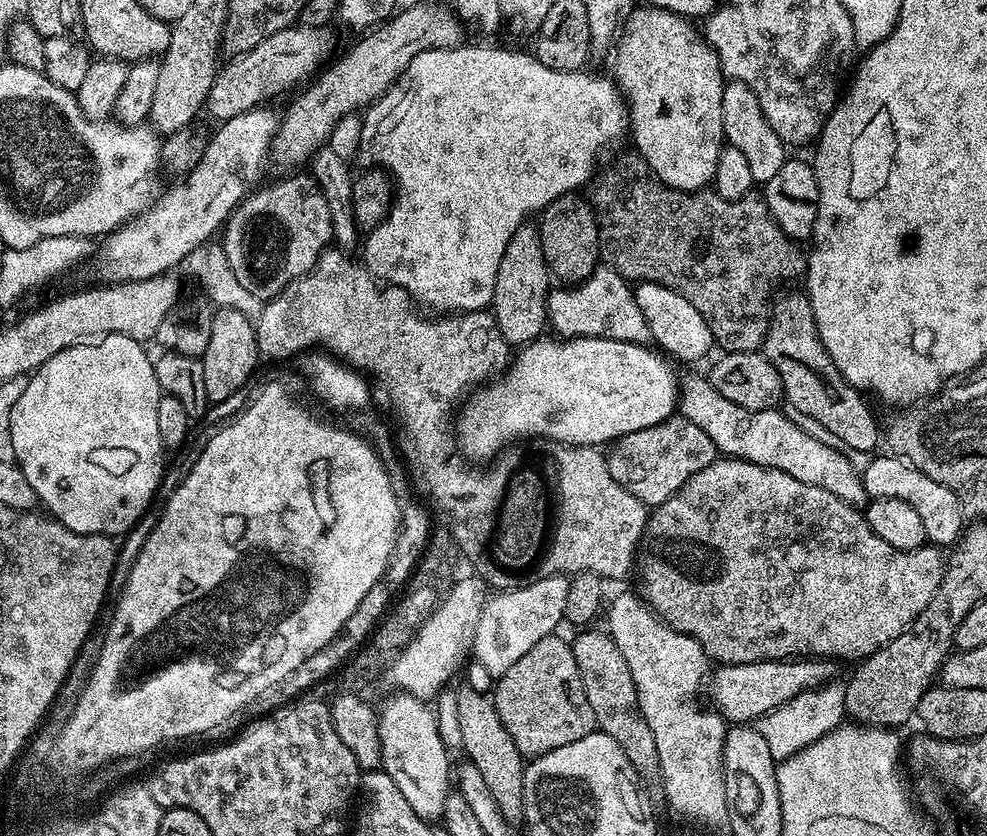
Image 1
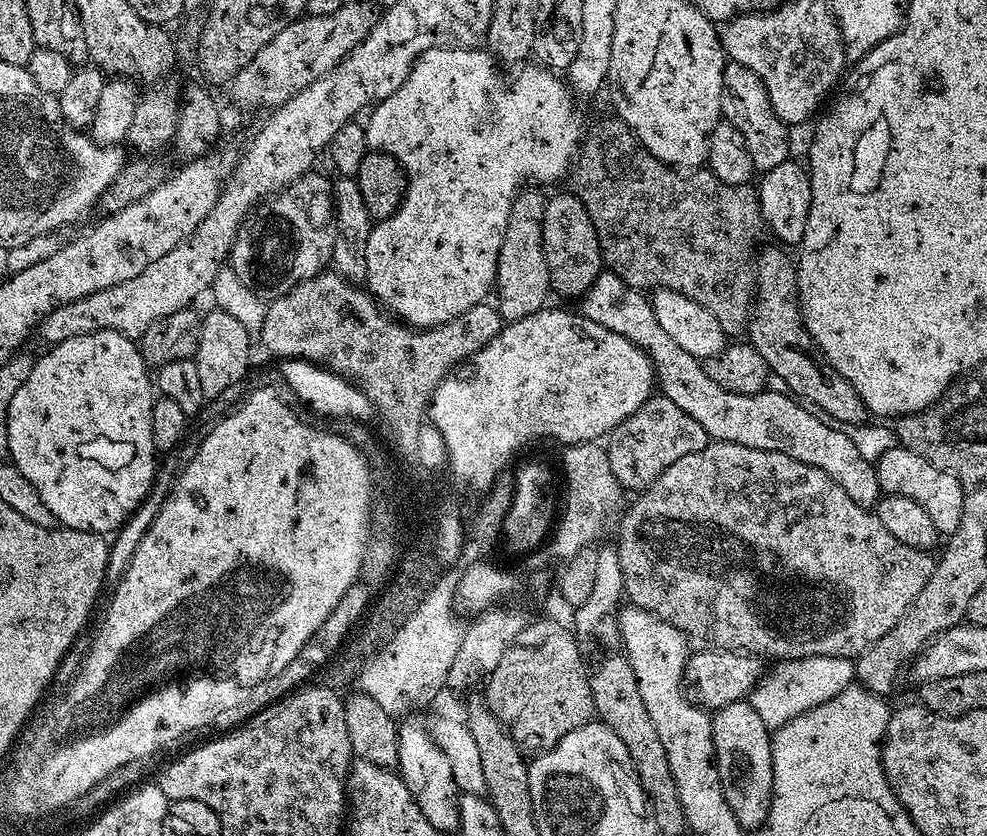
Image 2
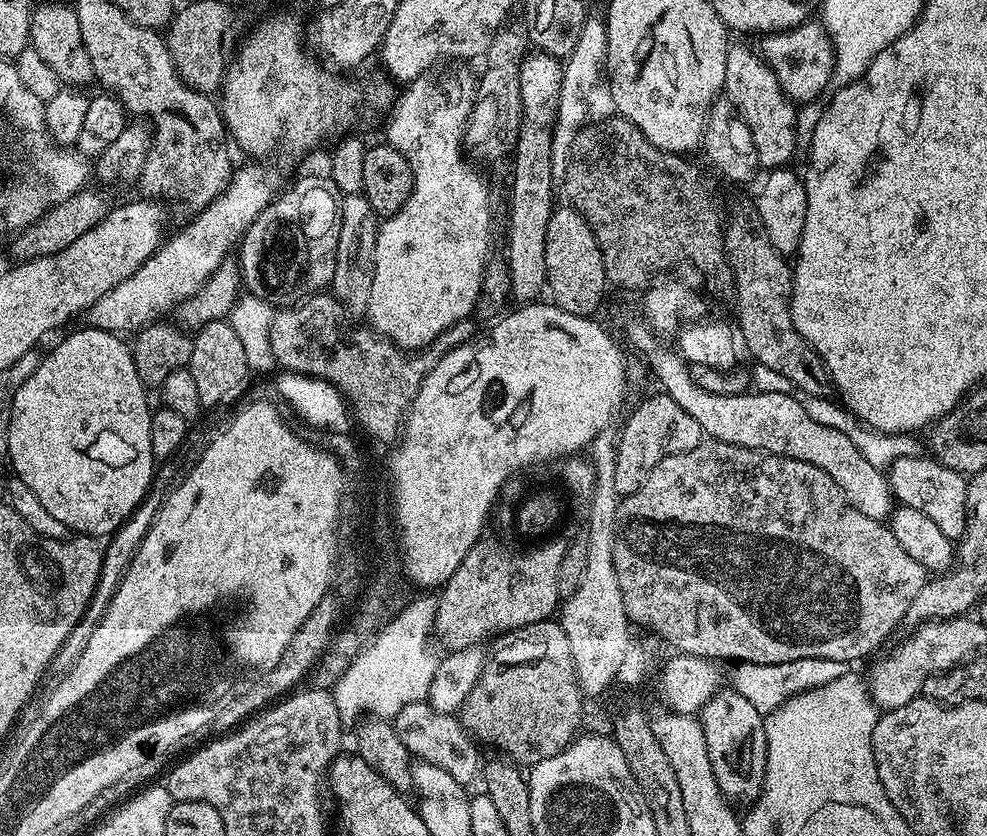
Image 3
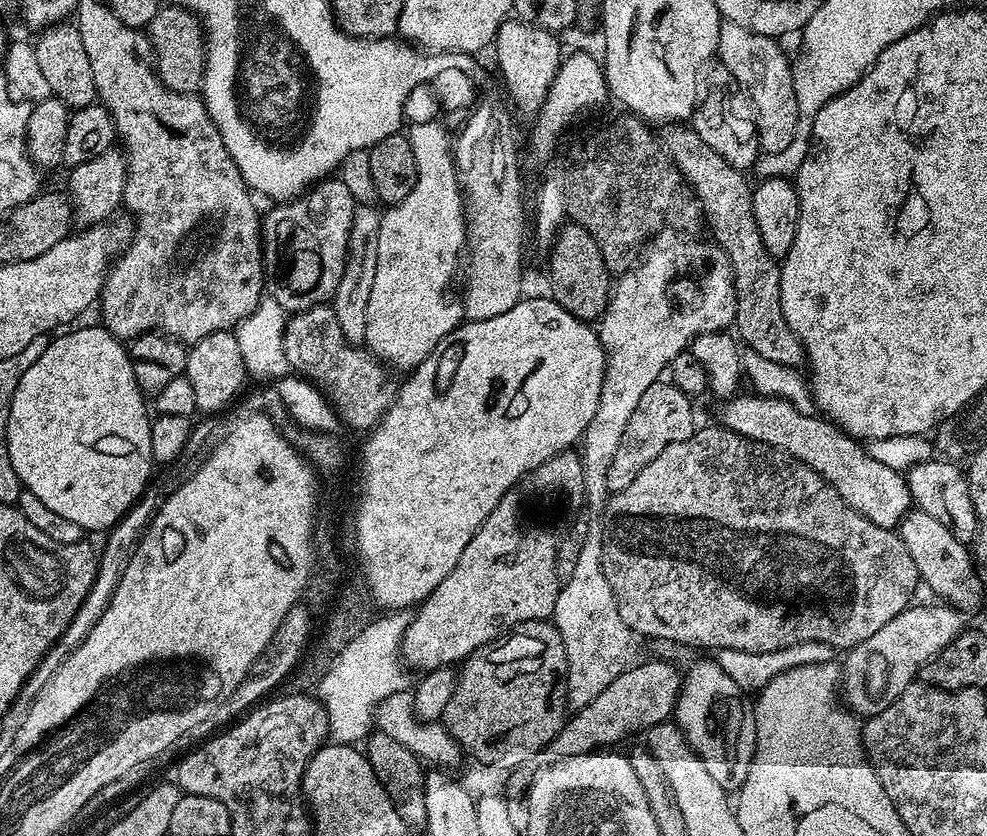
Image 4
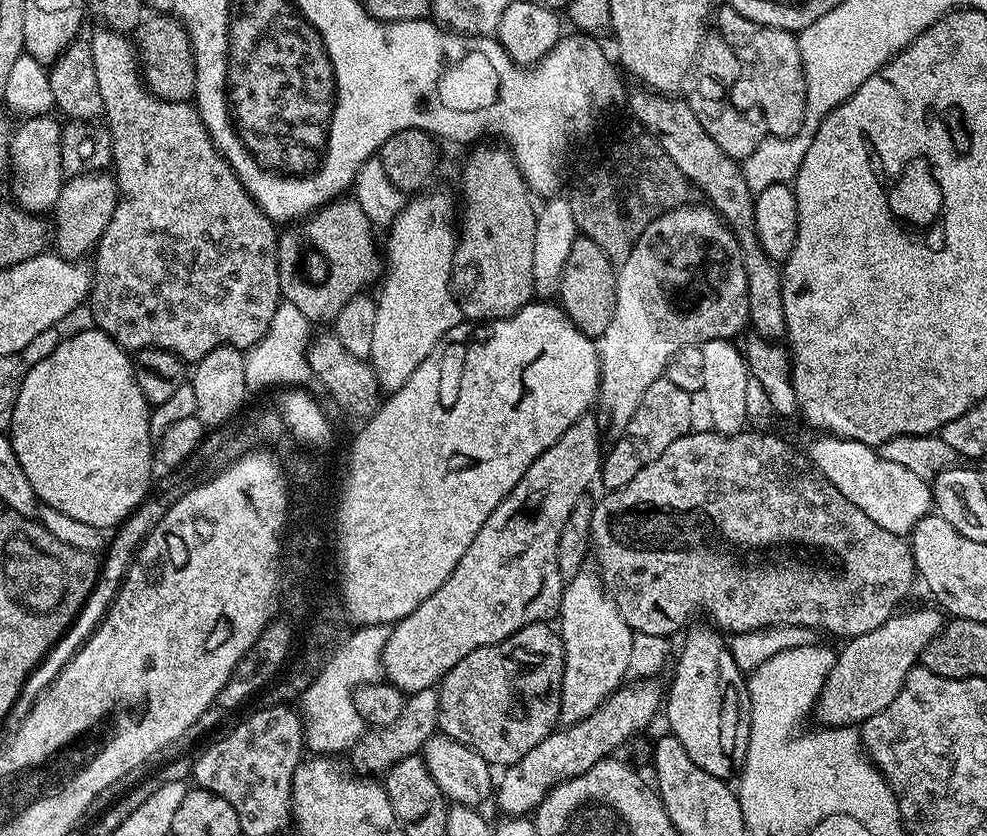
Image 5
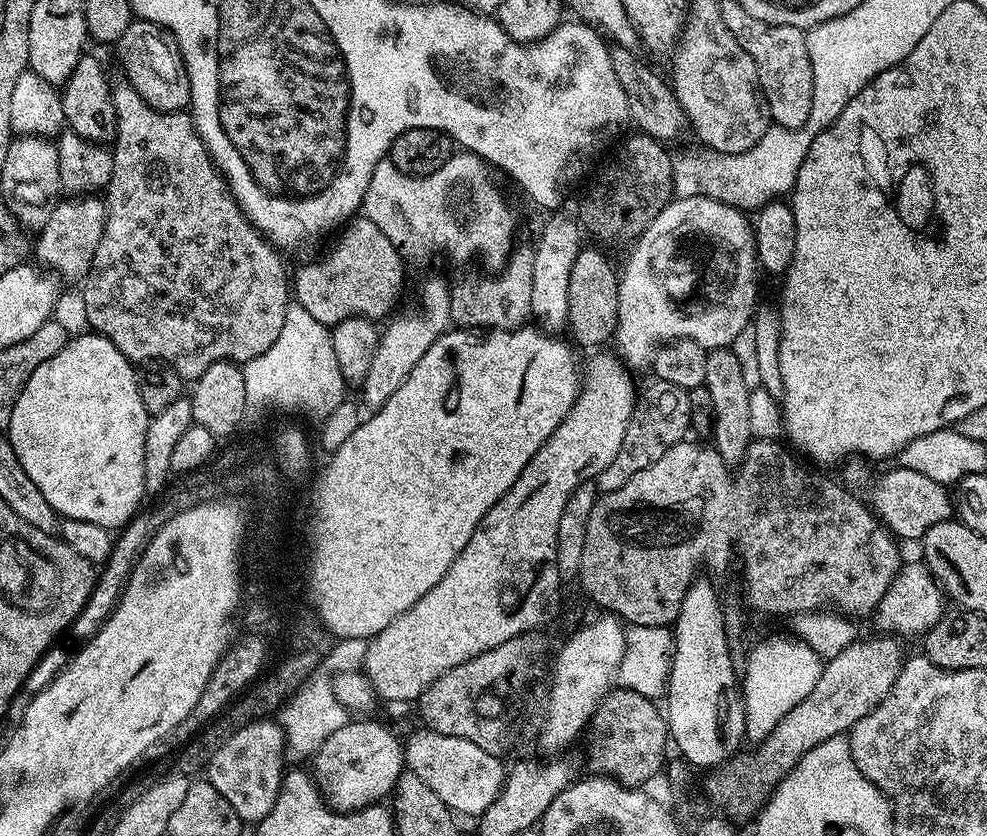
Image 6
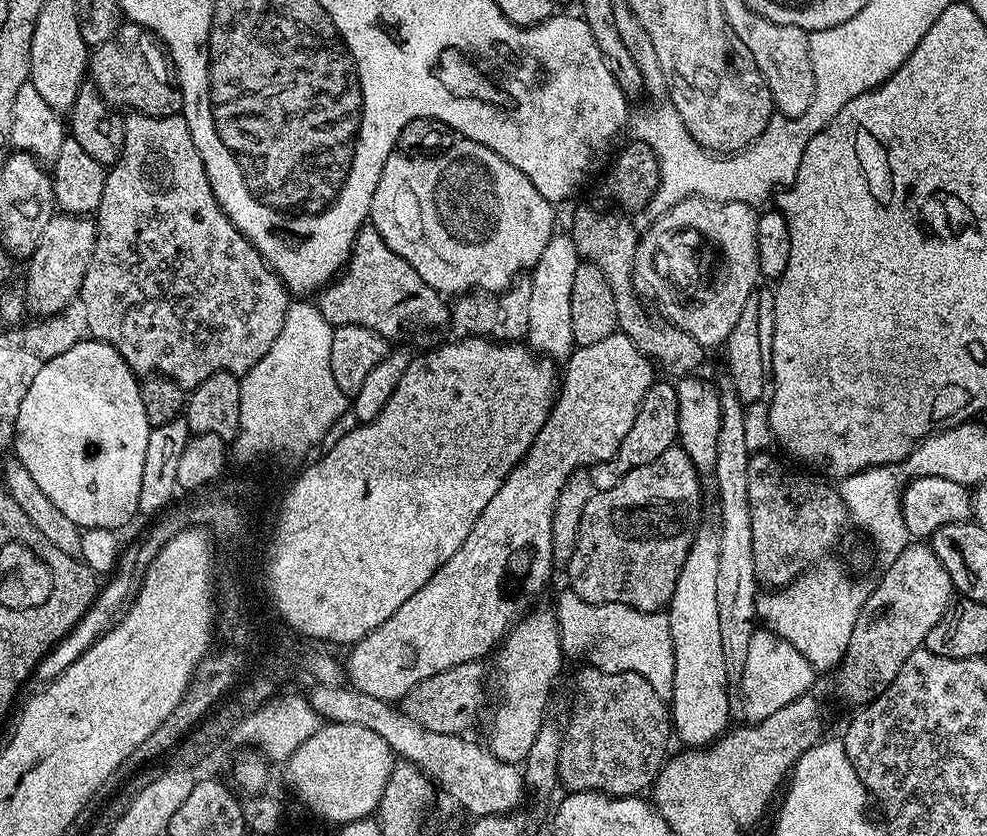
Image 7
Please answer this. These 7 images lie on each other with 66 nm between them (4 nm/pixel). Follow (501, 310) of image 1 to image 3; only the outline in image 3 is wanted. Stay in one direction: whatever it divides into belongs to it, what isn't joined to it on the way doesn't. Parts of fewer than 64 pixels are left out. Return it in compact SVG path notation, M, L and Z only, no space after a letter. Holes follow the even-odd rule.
M536 50L520 61L520 97L524 107L522 127L514 141L516 169L512 172L512 190L508 198L508 277L510 296L516 302L532 302L546 288L546 226L554 201L551 178L551 138L548 127L553 123L557 96L563 82L564 69L555 56Z

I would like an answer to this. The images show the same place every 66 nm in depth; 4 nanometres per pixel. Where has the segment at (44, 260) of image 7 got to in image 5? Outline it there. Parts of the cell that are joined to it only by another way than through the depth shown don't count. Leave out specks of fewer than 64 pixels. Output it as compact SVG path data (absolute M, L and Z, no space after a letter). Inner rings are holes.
M107 171L87 172L81 176L67 177L54 209L55 251L68 260L80 260L87 252L89 255L102 238L106 226L110 226L110 218L114 218L114 206L119 197L116 177Z

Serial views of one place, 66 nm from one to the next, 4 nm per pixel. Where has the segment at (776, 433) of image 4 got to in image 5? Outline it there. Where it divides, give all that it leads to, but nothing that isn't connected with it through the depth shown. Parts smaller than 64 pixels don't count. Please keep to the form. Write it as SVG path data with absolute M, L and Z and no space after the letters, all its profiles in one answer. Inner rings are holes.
M827 434L817 437L809 442L806 451L812 467L832 483L842 498L854 502L870 522L878 522L882 530L890 530L895 536L911 537L914 526L933 511L932 485L925 477L914 474L914 470L902 466L897 460L882 458L871 444Z

